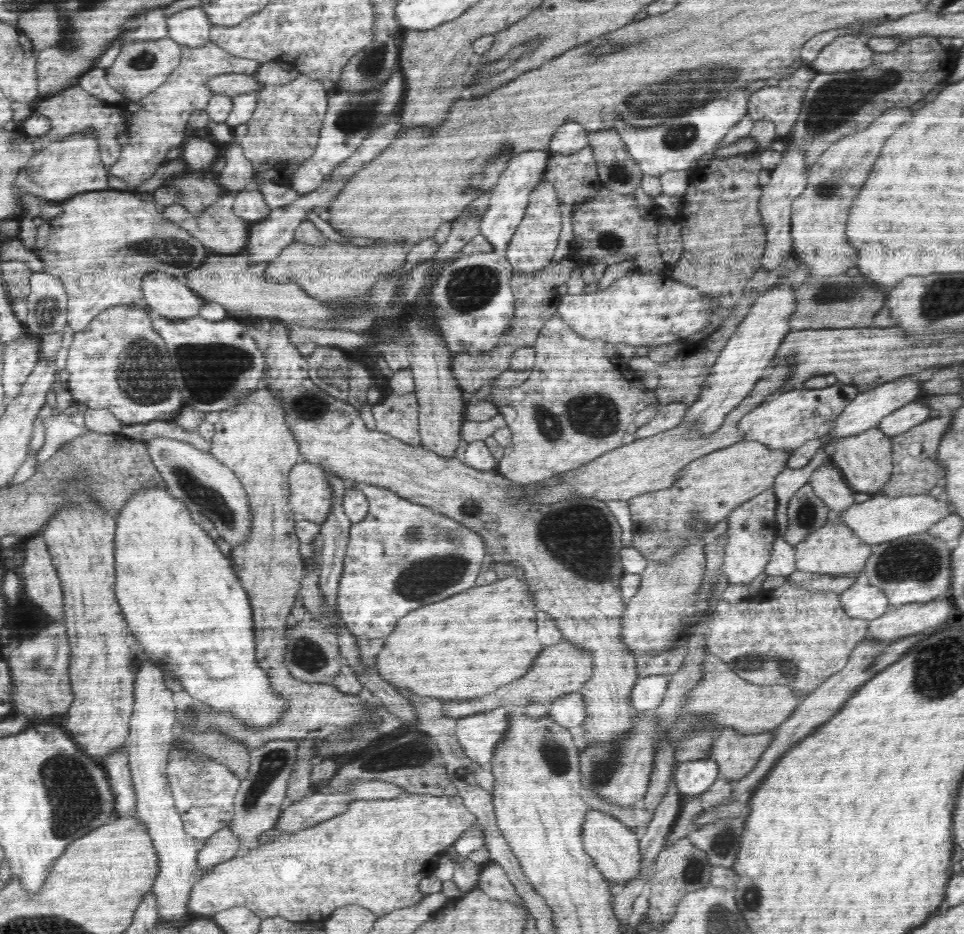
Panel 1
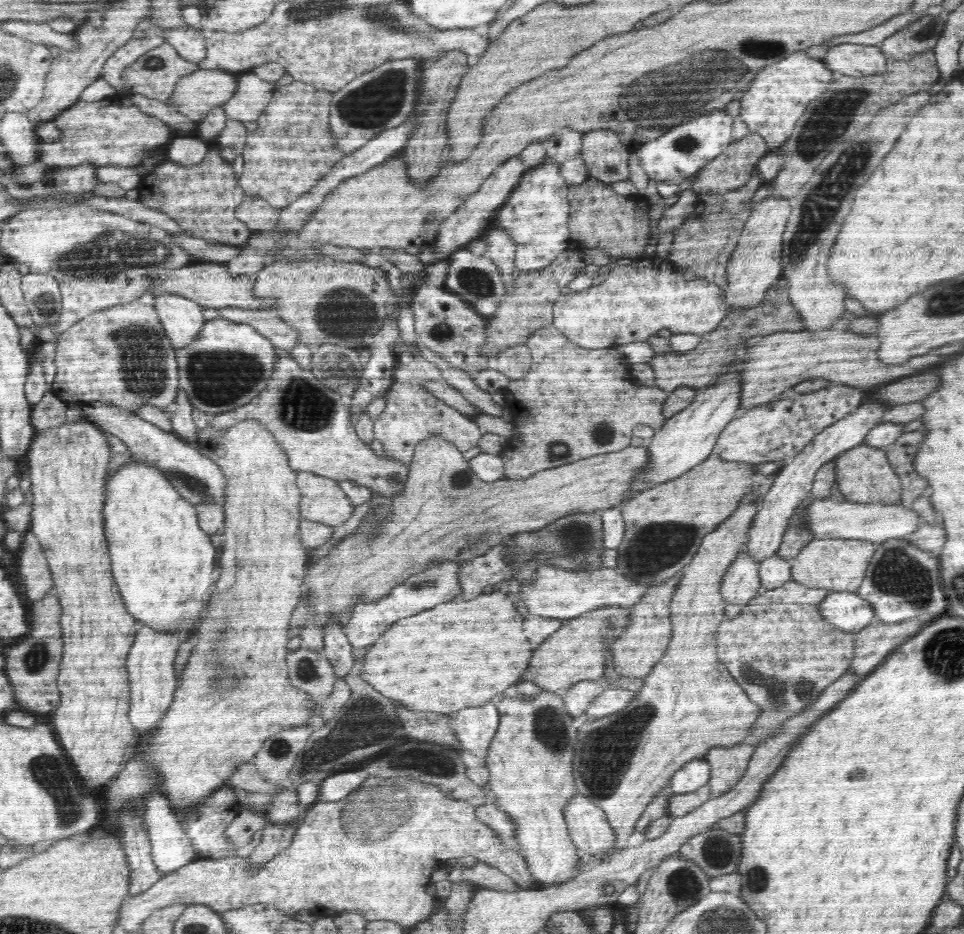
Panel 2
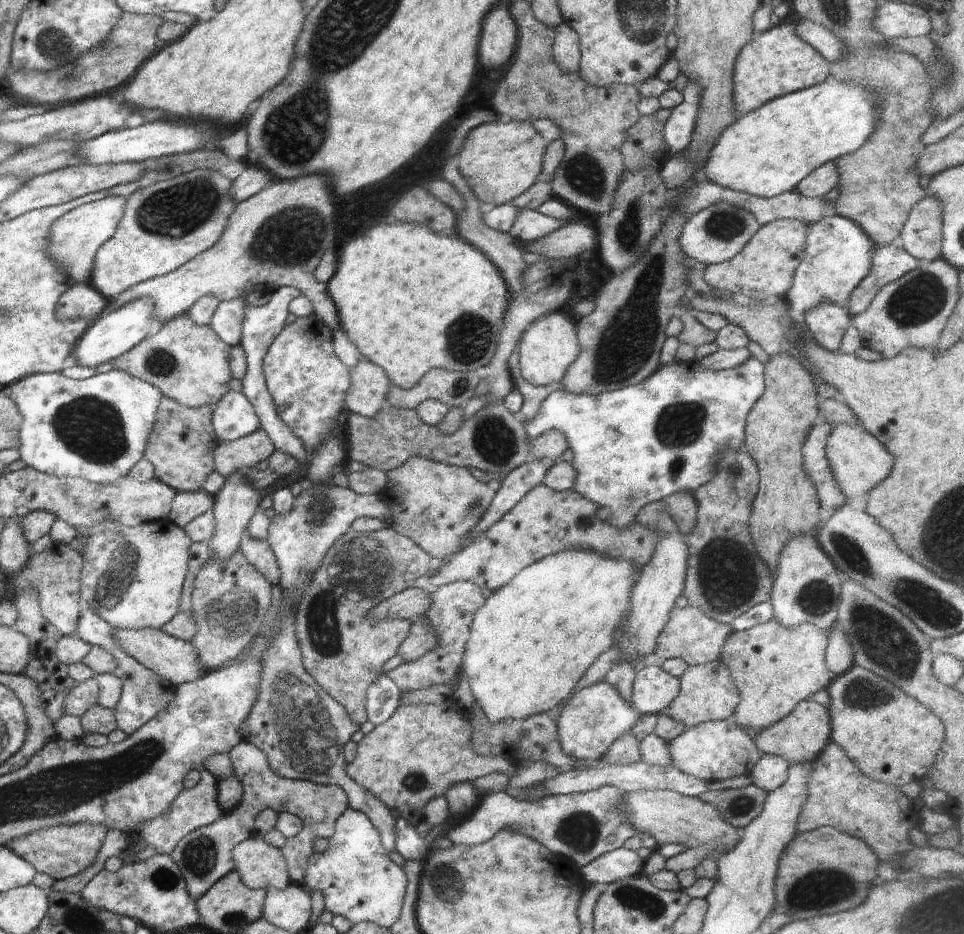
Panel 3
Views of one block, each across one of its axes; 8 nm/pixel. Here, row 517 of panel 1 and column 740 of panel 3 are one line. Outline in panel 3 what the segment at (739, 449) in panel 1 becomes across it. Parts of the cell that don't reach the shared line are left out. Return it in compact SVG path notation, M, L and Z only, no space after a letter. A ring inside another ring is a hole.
M772 620L745 631L732 630L724 643L720 660L732 676L740 694L733 718L740 727L764 730L788 716L800 702L814 692L826 689L835 675L826 666L829 634L820 632L812 622L786 628Z

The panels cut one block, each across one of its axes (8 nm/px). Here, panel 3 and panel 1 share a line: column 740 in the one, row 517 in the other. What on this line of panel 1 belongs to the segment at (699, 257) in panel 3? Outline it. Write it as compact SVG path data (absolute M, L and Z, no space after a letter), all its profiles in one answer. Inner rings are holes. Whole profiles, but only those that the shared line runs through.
M154 437L144 442L156 470L162 475L169 492L180 499L187 509L207 516L224 541L236 547L246 544L251 531L248 497L240 479L214 455L187 442L168 437Z

